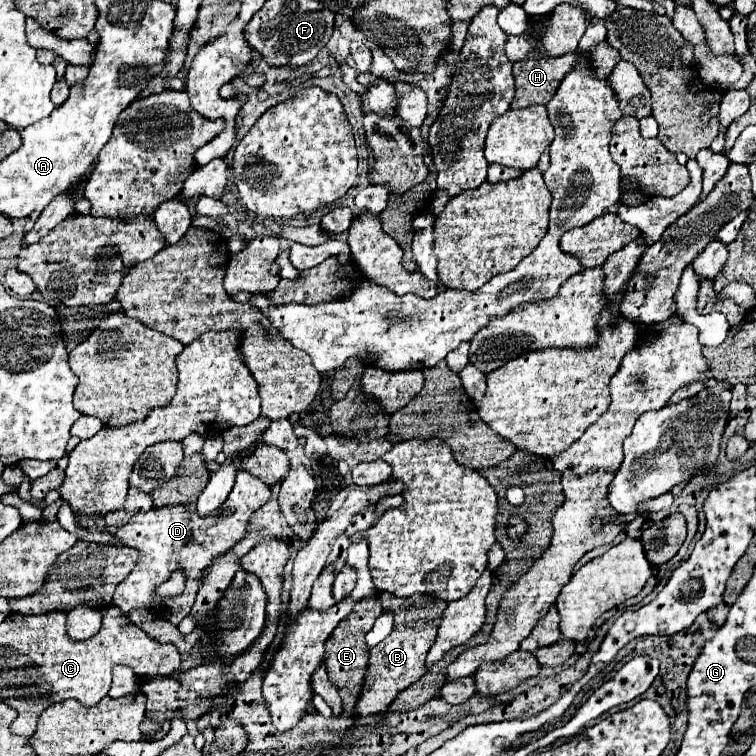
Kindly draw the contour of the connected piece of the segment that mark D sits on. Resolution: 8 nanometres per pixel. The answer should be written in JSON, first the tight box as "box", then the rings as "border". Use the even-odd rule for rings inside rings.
{"box":[76,469,272,625],"border":[[[240,469],[236,477],[236,485],[230,491],[228,499],[224,501],[224,505],[208,517],[200,517],[196,511],[190,511],[184,505],[176,505],[176,507],[152,509],[148,513],[138,513],[120,529],[108,529],[104,517],[96,517],[96,515],[76,515],[76,525],[86,531],[110,533],[114,537],[112,545],[134,547],[138,551],[138,561],[130,573],[130,581],[122,581],[114,591],[112,603],[116,607],[120,607],[124,613],[136,607],[164,611],[166,619],[172,625],[178,625],[186,615],[190,615],[196,593],[202,587],[204,577],[210,573],[214,559],[230,551],[236,541],[246,537],[246,525],[252,519],[252,513],[262,505],[266,505],[270,501],[270,495],[272,495],[270,487],[264,481]],[[176,569],[184,569],[184,575],[186,575],[184,591],[168,601],[162,597],[156,597],[156,587],[168,581],[170,573],[174,573]]]}

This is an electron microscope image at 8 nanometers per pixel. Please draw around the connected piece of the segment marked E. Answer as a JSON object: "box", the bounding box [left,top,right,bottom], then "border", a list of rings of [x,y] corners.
{"box":[324,597,382,711],"border":[[[368,597],[364,601],[358,601],[356,609],[352,609],[352,613],[338,623],[336,631],[326,641],[324,661],[326,661],[328,677],[340,691],[344,711],[354,711],[356,701],[360,697],[360,689],[364,685],[364,673],[366,673],[366,667],[368,667],[368,651],[370,651],[364,637],[372,629],[374,621],[376,621],[376,617],[380,617],[380,613],[382,613],[382,605],[380,605],[378,597]]]}

